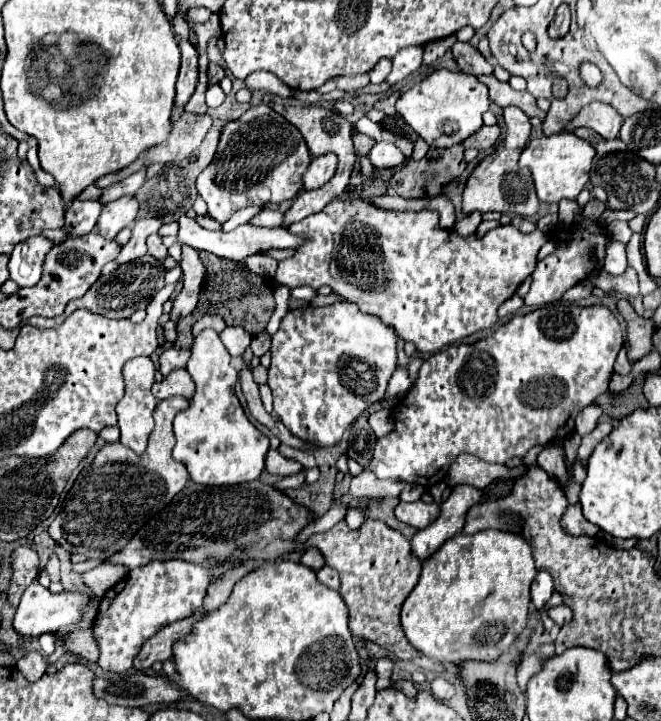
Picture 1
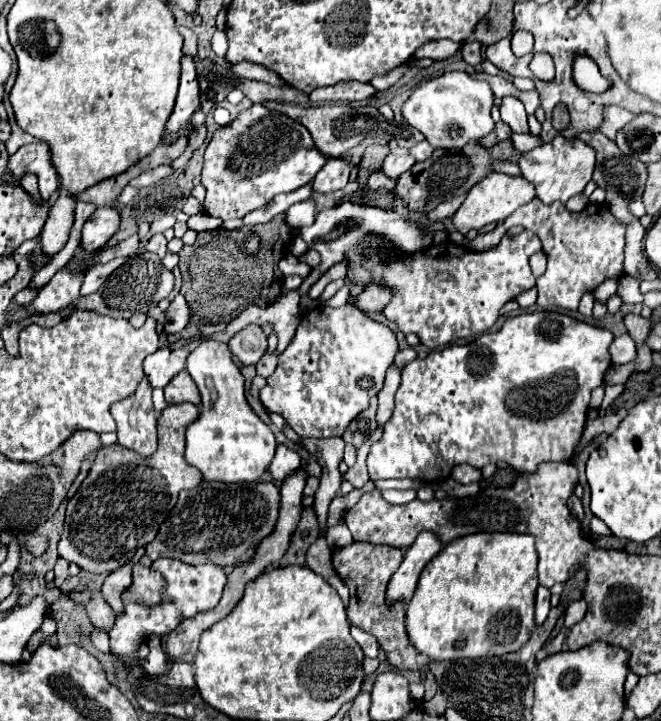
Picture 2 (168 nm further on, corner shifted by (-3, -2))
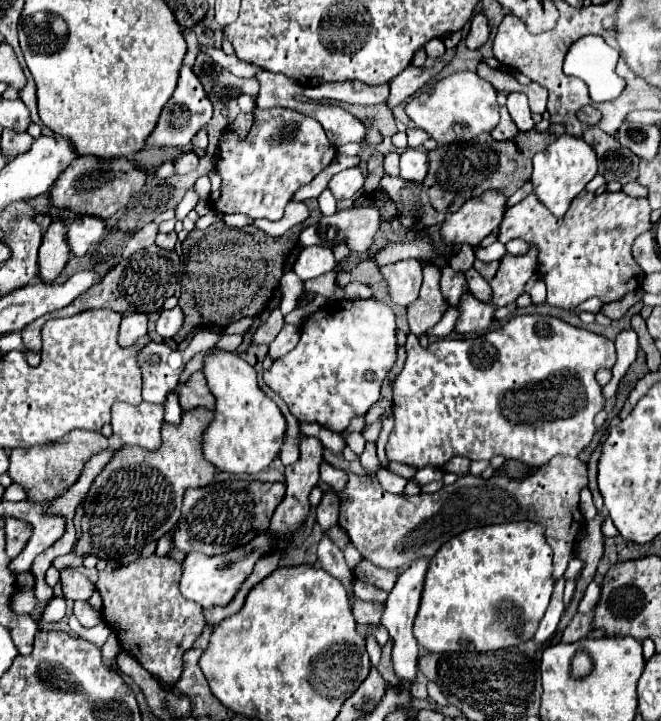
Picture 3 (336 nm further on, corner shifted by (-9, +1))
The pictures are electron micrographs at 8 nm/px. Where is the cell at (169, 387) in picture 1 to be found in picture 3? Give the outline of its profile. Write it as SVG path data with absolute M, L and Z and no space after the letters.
M194 372L188 382L180 388L180 406L184 412L194 410L194 408L208 408L214 410L216 402L212 392L208 390L206 378L202 372Z

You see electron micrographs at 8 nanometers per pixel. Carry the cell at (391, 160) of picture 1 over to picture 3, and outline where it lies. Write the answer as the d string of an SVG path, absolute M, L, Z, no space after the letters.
M408 148L402 152L400 178L410 180L410 182L422 182L426 178L426 168L428 168L426 152L414 150L414 148Z

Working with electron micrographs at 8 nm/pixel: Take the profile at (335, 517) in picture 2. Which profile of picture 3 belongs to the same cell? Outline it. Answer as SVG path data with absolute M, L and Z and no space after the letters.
M391 462L388 464L388 466L386 466L386 469L403 476L407 480L411 479L417 471L417 469L412 466L408 467L407 465L399 464L396 462Z

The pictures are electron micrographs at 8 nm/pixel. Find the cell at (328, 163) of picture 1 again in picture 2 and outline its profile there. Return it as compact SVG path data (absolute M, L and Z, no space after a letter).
M328 157L324 167L316 173L316 177L312 181L312 189L318 193L330 193L330 191L342 189L348 183L350 169L352 169L352 165L346 159Z

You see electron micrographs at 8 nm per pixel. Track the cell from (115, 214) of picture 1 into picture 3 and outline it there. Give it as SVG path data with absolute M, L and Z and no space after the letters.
M80 216L68 224L66 244L74 256L84 256L88 246L104 234L104 222L96 216Z

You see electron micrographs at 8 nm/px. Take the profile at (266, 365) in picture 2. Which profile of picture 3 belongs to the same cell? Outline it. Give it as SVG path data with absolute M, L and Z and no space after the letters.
M284 324L284 328L276 336L276 340L270 344L270 356L280 358L280 356L288 354L298 344L298 340L300 340L300 326Z

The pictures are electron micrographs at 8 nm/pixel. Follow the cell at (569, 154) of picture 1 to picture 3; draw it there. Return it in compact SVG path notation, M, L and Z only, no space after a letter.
M562 134L558 140L548 144L546 150L534 156L534 172L532 172L534 194L554 216L564 216L570 202L586 188L586 184L594 176L596 176L596 156L594 150L582 138Z

